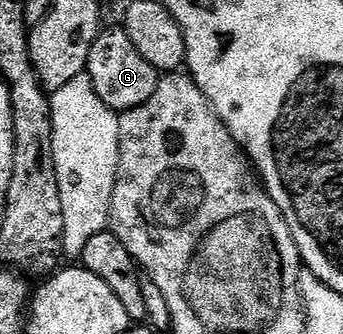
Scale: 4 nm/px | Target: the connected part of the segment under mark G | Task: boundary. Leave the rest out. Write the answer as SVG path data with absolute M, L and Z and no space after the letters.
M115 25L100 30L98 37L93 41L93 49L89 49L89 61L85 74L93 81L93 89L97 89L97 97L105 101L112 111L122 113L133 109L137 105L145 105L149 97L153 97L157 90L161 75L137 53L137 45L129 41L129 33L122 26Z

